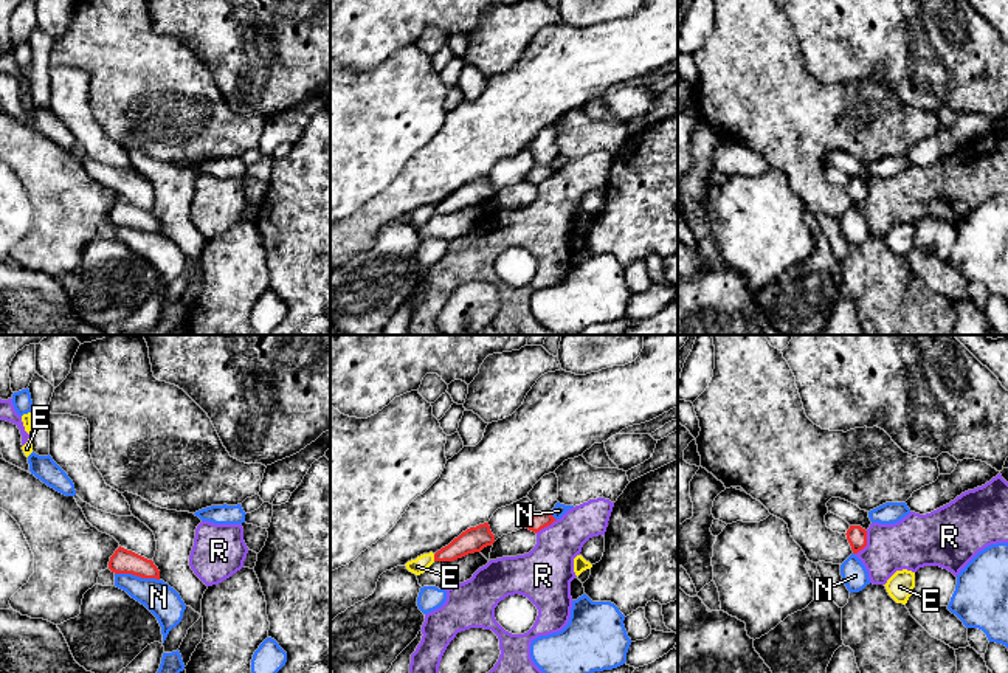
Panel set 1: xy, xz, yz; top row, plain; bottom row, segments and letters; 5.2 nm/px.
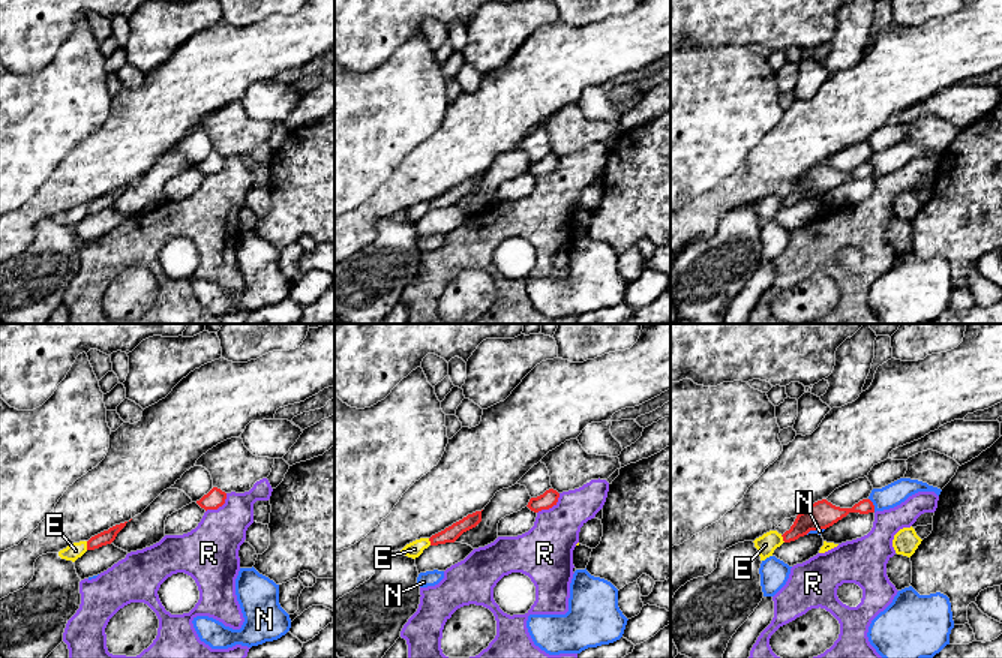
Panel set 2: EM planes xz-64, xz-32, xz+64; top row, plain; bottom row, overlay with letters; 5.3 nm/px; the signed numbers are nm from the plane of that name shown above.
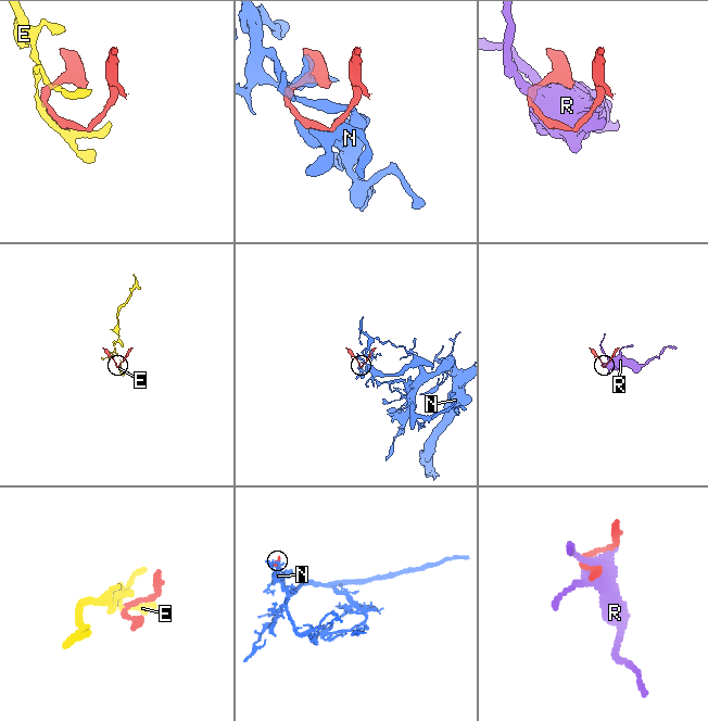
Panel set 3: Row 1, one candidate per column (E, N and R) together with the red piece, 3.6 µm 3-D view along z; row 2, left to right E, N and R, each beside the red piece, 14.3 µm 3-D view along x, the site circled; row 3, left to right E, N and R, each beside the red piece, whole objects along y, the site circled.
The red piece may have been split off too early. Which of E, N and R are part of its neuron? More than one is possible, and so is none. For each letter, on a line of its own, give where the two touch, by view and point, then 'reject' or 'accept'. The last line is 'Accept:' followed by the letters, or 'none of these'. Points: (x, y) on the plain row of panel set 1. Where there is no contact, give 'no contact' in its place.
E: meets red in xz at (434, 210); reject
N: meets red in xy at (137, 228); reject
R: meets red in yz at (866, 196); reject
Accept: none of these

